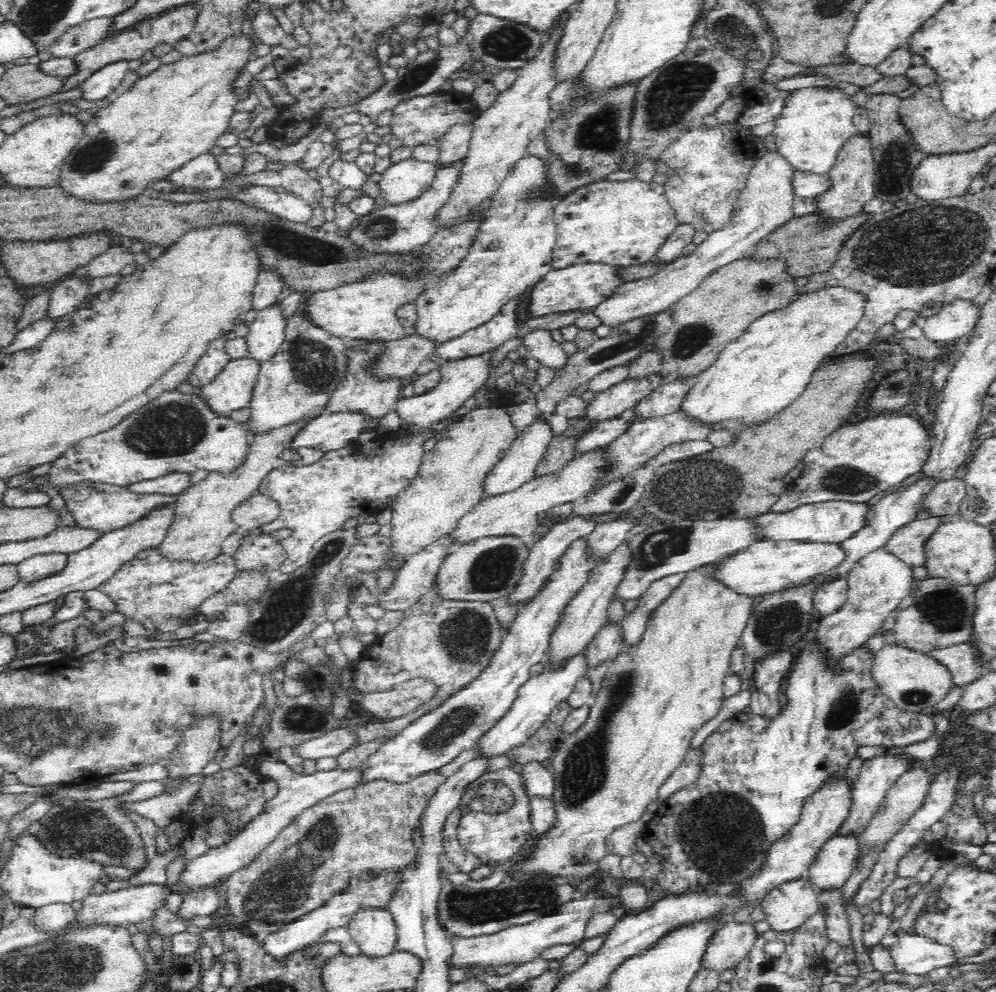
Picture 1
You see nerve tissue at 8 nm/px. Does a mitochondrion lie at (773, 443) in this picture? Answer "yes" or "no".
no

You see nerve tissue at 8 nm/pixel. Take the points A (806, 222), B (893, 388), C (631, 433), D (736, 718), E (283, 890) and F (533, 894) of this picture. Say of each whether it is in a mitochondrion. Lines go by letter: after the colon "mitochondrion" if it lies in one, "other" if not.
A: other
B: mitochondrion
C: other
D: other
E: mitochondrion
F: mitochondrion

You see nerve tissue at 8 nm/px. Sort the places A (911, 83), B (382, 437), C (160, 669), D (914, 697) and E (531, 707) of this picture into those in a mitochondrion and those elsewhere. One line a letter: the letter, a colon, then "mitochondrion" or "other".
A: other
B: other
C: other
D: mitochondrion
E: other

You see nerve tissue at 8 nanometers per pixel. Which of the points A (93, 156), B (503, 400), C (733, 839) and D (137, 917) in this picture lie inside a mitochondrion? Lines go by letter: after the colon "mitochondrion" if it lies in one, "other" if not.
A: mitochondrion
B: other
C: mitochondrion
D: other

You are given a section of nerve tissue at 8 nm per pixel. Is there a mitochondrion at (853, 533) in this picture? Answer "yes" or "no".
no

